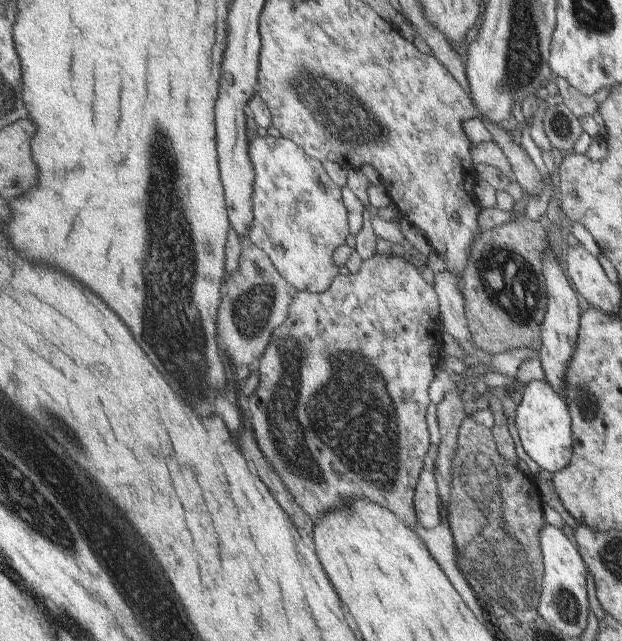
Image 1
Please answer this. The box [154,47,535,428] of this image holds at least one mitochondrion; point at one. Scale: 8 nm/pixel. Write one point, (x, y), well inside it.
(334, 108)

